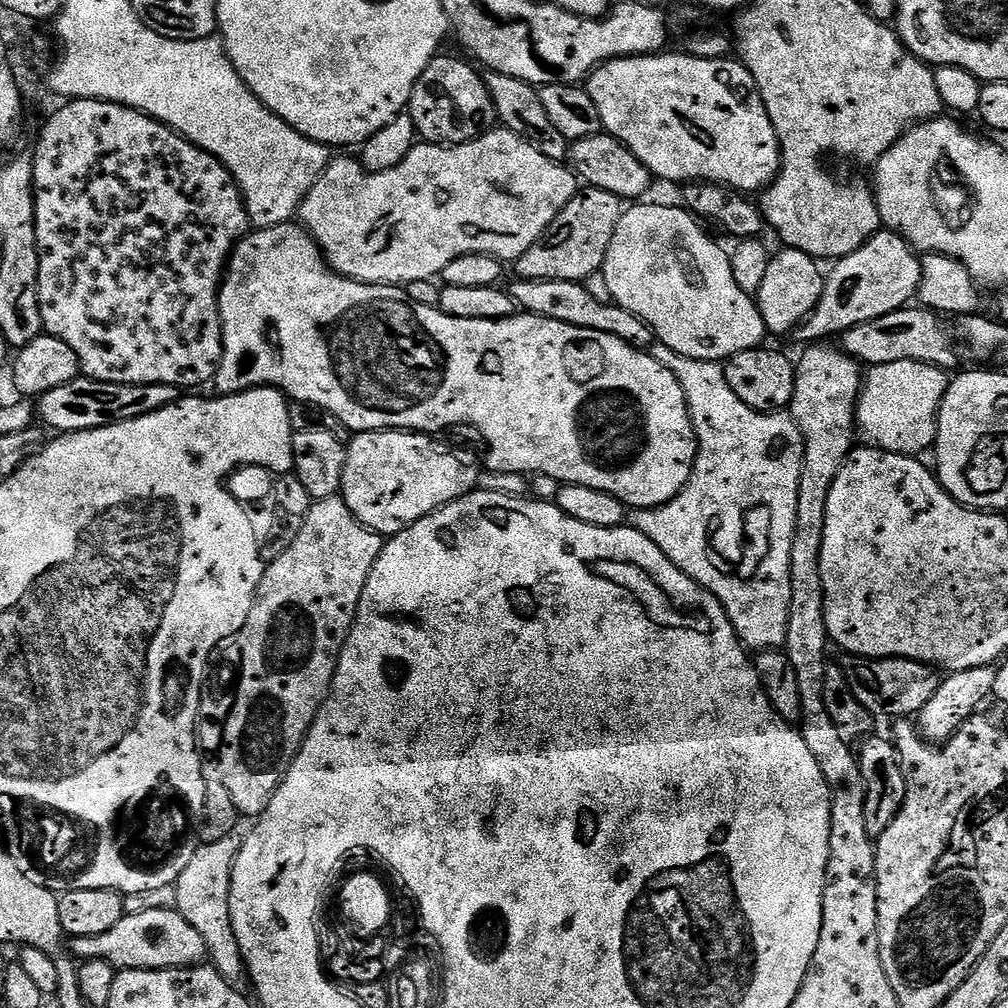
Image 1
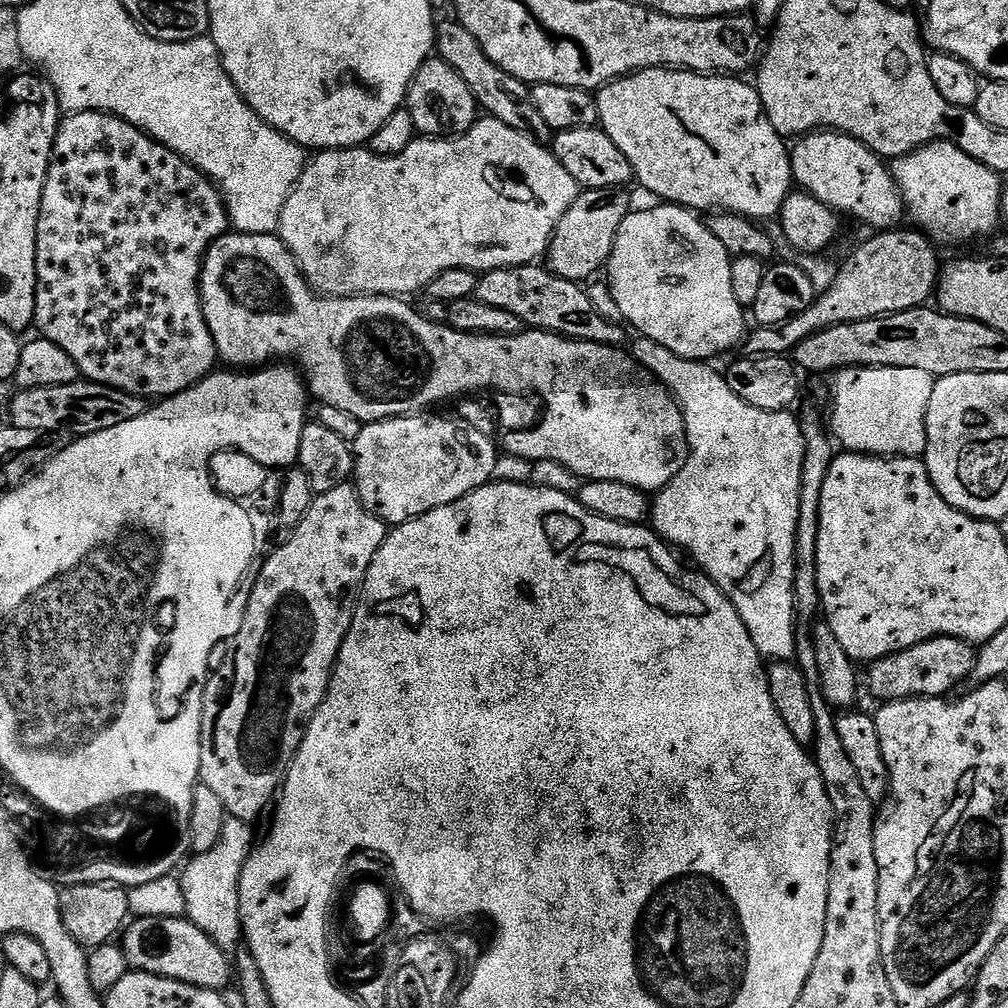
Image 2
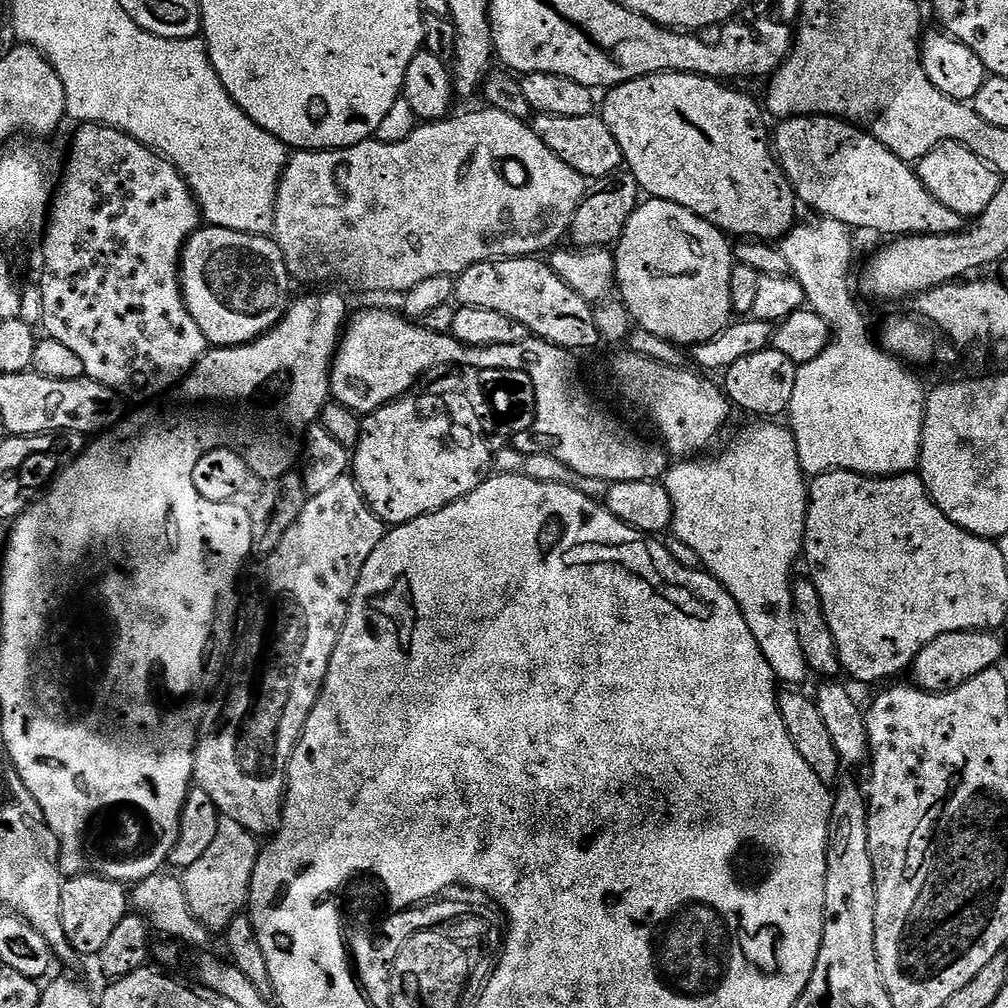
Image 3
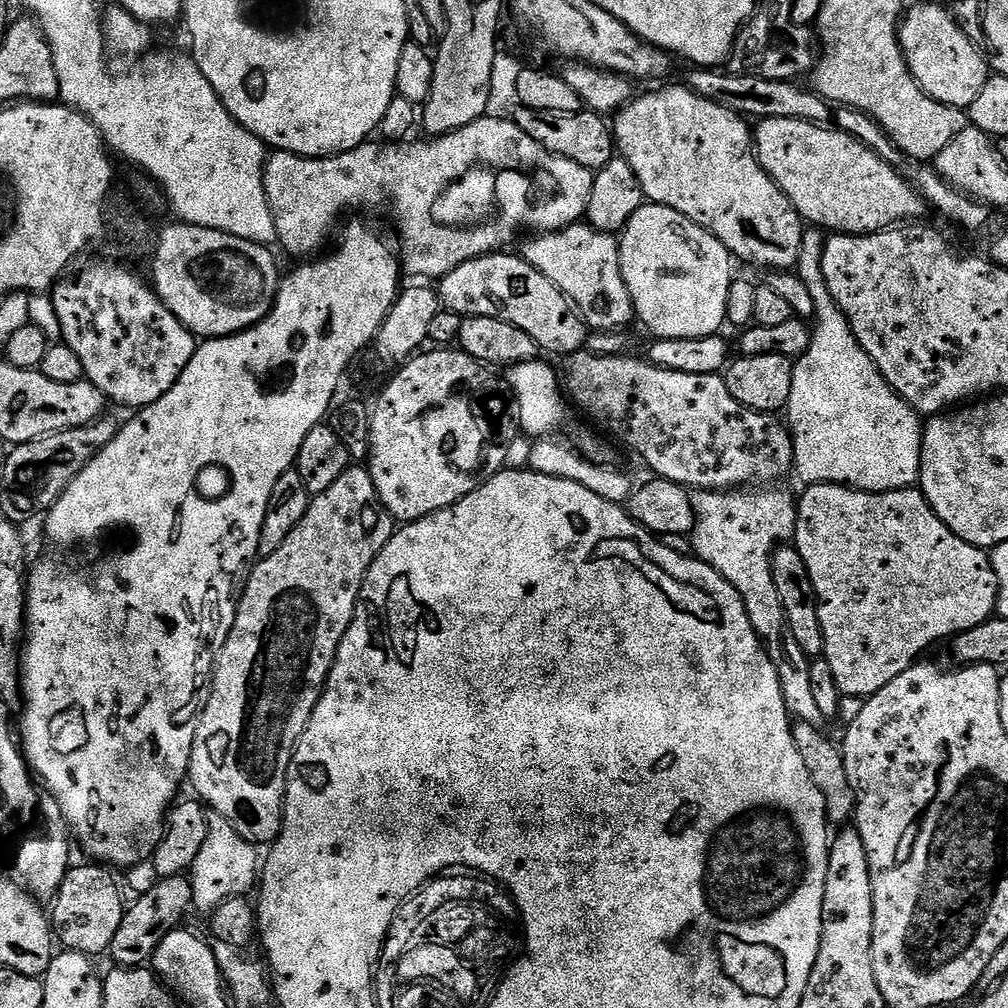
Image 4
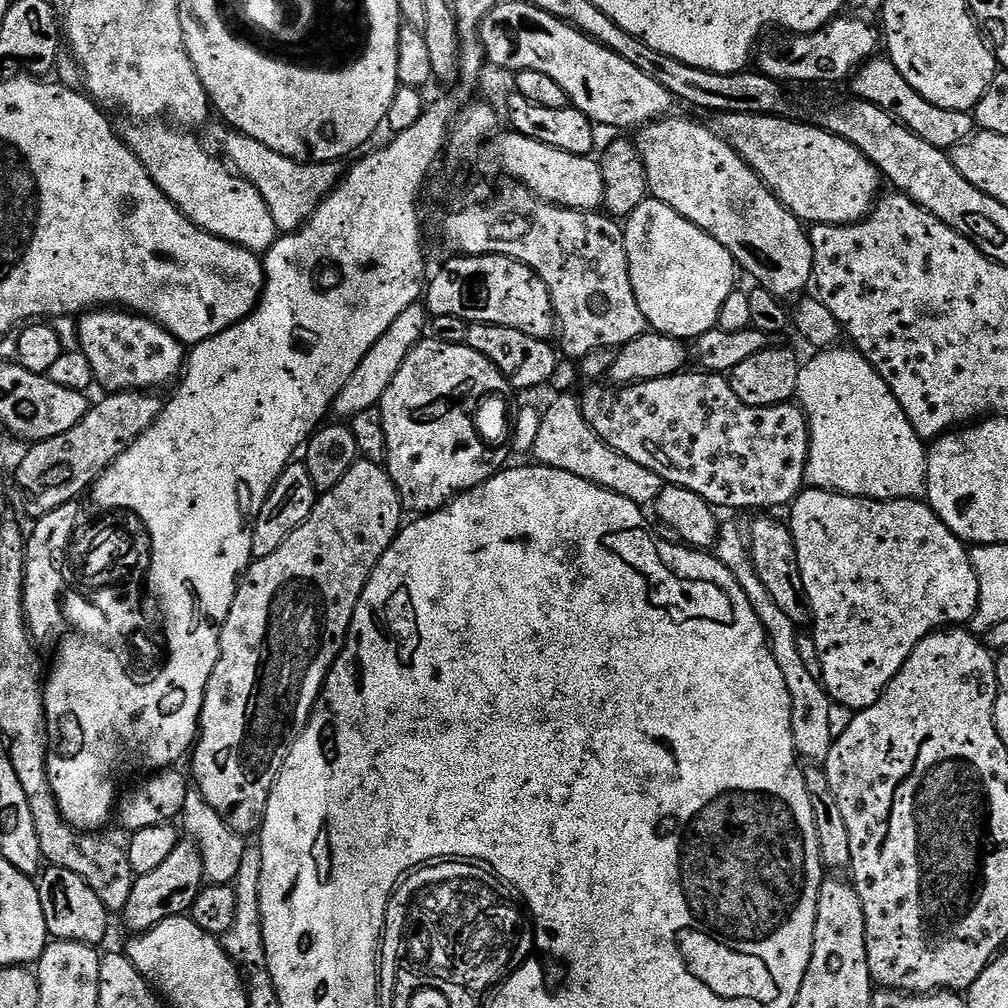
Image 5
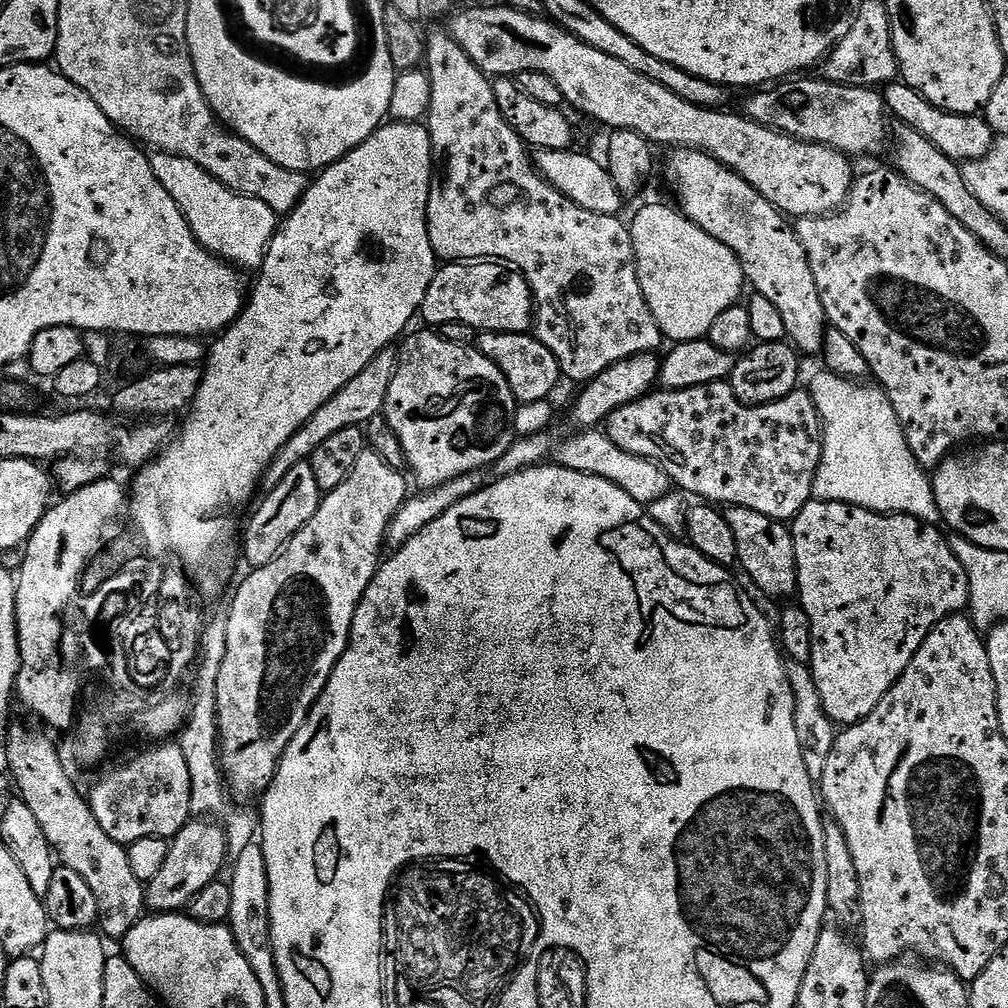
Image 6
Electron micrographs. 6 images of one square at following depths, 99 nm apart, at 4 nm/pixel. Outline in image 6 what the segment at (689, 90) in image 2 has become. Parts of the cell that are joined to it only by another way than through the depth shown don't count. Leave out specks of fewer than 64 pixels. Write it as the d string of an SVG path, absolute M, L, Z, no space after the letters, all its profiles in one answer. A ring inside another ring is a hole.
M681 148L669 156L672 157L664 168L664 176L676 195L679 211L736 255L745 281L756 287L753 288L755 295L770 298L778 314L782 314L786 337L797 353L805 357L815 352L817 355L824 347L826 317L822 298L818 298L814 274L810 274L810 262L798 242L795 227L783 212L762 198L750 182L713 156L696 152L693 148Z

